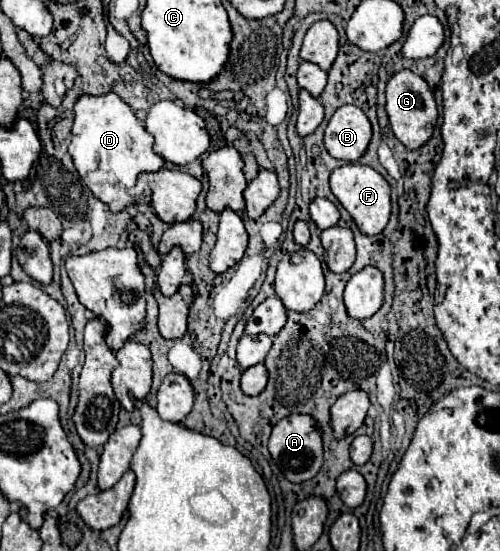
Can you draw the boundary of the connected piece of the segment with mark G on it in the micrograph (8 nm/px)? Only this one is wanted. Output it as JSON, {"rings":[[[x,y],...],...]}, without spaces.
{"rings":[[[404,69],[396,73],[388,85],[386,85],[386,113],[392,125],[392,131],[396,139],[400,139],[402,145],[408,149],[420,149],[424,143],[430,141],[432,131],[438,123],[438,109],[436,109],[436,99],[430,89],[430,85],[410,69]]]}

